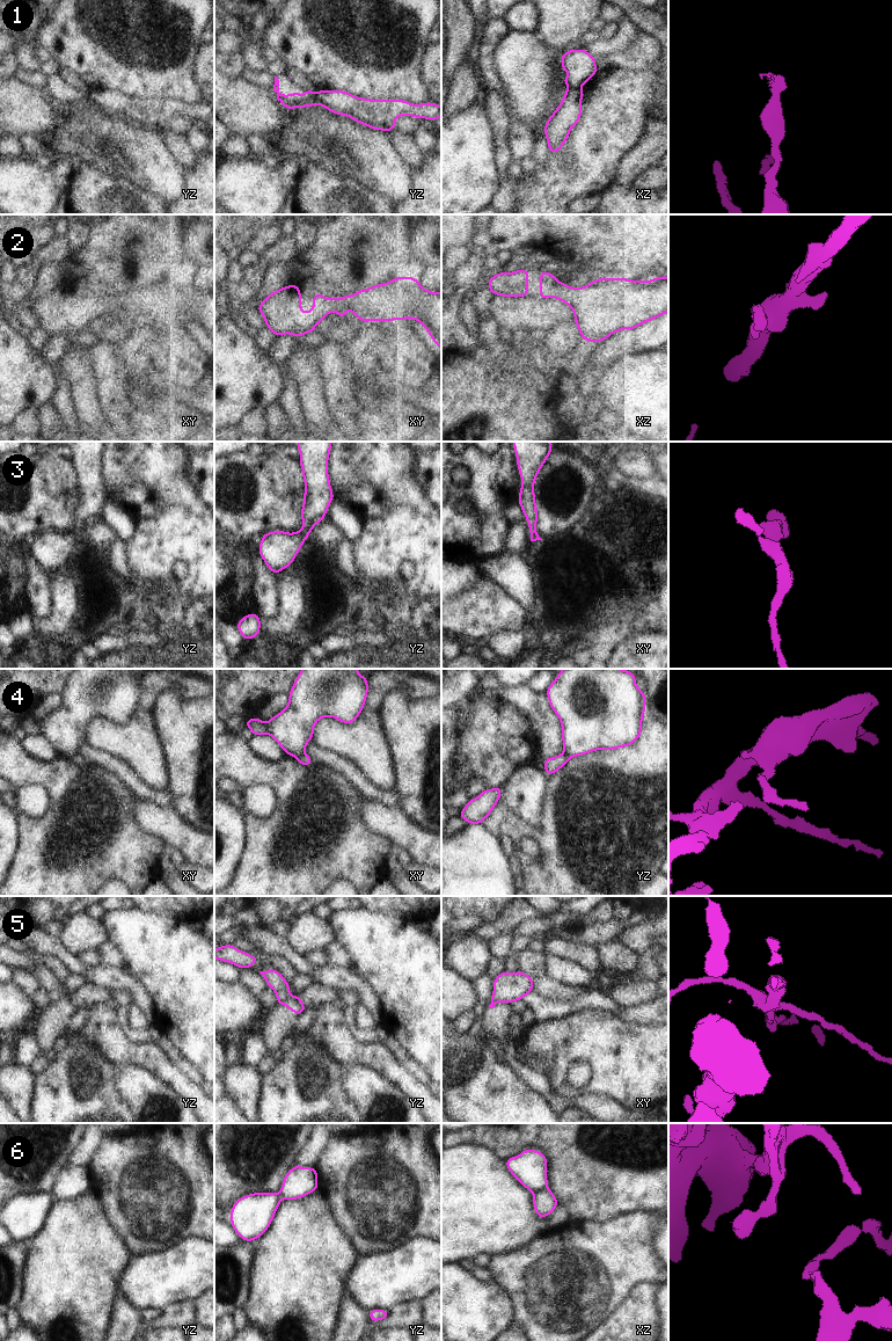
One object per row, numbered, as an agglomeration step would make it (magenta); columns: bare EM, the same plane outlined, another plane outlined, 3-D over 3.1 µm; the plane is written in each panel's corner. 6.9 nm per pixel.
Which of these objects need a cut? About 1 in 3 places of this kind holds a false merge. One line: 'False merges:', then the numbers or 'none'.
False merges: 1, 4, 5, 6.

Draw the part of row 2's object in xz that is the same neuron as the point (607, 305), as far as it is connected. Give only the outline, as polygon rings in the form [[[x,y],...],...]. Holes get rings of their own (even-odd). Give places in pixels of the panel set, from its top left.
[[[540,270],[540,298],[553,297],[573,309],[573,319],[582,341],[591,341],[595,344],[615,331],[635,329],[668,312],[668,277],[659,276],[651,280],[597,278],[583,287],[571,287],[564,282],[560,283],[554,274]]]

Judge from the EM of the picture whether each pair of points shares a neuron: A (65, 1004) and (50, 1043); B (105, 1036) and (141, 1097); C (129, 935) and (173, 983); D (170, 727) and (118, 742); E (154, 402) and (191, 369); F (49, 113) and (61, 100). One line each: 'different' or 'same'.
A: same
B: different
C: same
D: different
E: different
F: different

